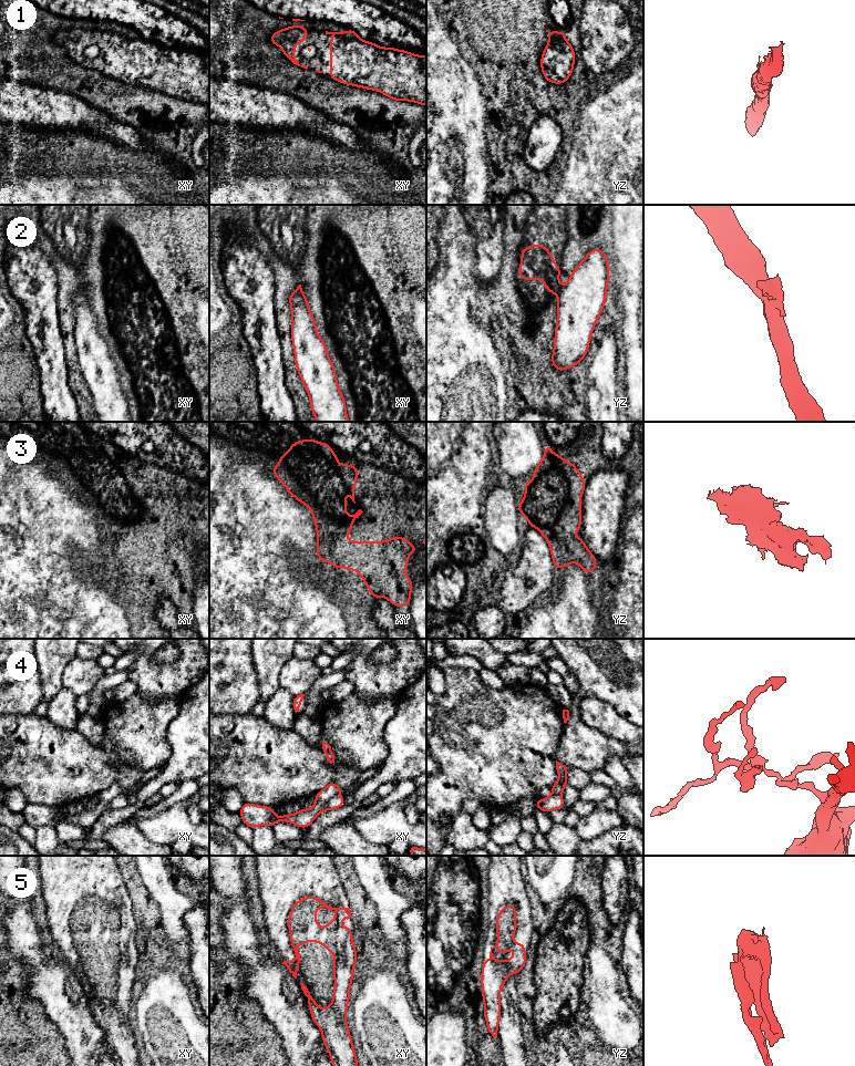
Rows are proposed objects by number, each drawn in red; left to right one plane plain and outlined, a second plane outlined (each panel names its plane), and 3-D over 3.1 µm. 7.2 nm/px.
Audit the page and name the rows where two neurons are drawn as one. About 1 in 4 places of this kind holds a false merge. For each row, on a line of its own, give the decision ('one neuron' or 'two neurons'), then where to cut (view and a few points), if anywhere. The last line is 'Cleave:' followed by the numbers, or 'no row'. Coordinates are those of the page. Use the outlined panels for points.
1: one neuron; cut none
2: two neurons; cut yz (562, 288), (558, 292)
3: one neuron; cut none
4: two neurons; cut xy (339, 794), (331, 797), (323, 805), (322, 809)
5: one neuron; cut none
Cleave: 2, 4

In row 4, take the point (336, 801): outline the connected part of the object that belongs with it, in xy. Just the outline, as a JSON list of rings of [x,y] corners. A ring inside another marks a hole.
[[[336,795],[323,805],[323,810],[338,809],[344,804],[341,795]]]

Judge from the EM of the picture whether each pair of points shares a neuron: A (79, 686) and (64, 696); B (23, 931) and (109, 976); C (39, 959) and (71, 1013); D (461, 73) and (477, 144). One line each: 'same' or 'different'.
A: different
B: different
C: same
D: same

